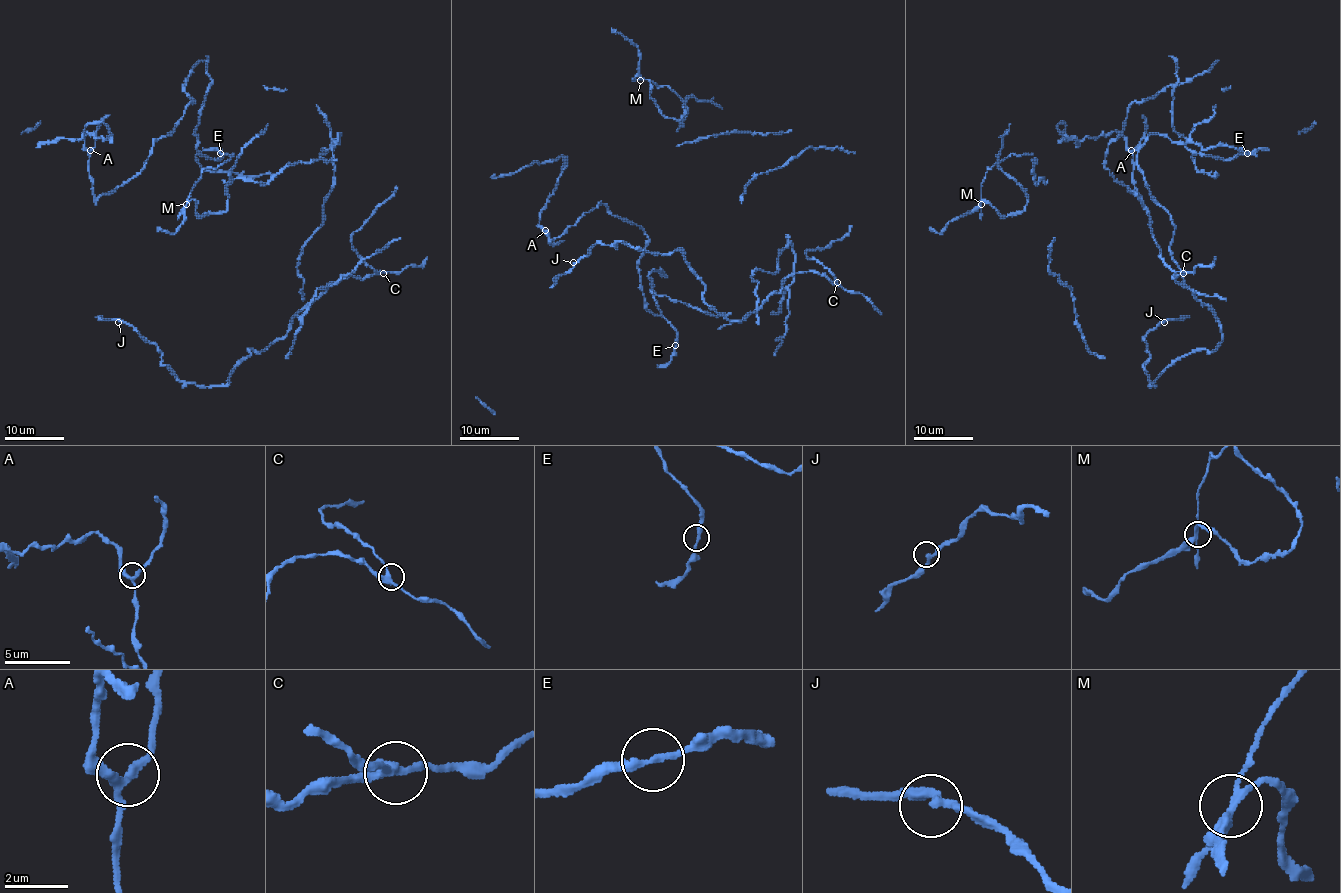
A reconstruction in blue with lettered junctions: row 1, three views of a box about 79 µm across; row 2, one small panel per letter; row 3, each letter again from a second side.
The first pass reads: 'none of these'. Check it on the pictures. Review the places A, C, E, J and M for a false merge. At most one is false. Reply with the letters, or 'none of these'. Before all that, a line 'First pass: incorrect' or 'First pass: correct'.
First pass: incorrect
M

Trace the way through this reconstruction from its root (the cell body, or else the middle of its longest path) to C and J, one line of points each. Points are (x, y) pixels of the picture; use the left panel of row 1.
C: (328, 124), (334, 141), (340, 134), (334, 186), (297, 265), (303, 296), (312, 302), (341, 279), (383, 273)
J: (328, 124), (334, 186), (284, 338), (225, 385), (197, 386), (118, 322)

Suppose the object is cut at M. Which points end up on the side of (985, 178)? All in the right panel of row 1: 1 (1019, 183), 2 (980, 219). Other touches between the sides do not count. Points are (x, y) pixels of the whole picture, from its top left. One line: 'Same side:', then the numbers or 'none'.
Same side: 2

